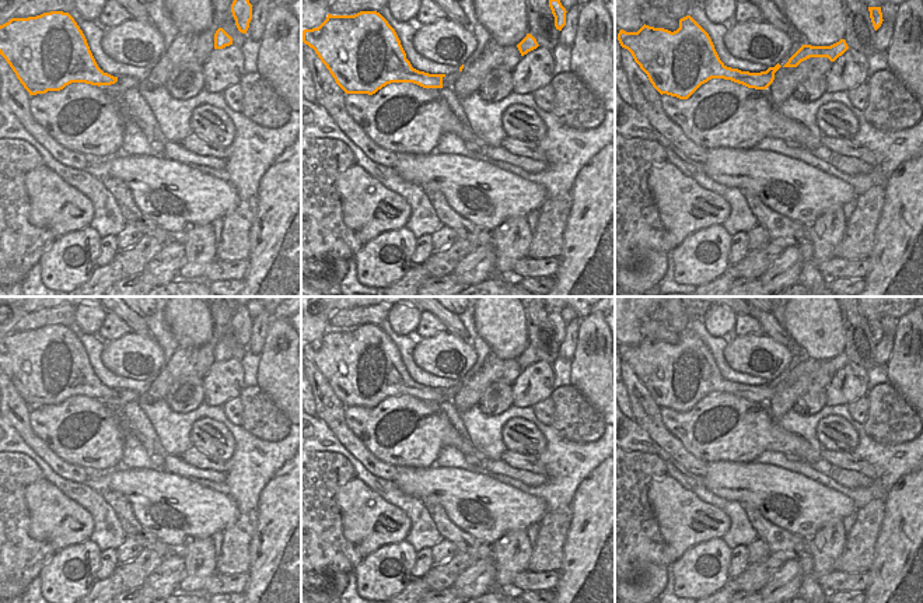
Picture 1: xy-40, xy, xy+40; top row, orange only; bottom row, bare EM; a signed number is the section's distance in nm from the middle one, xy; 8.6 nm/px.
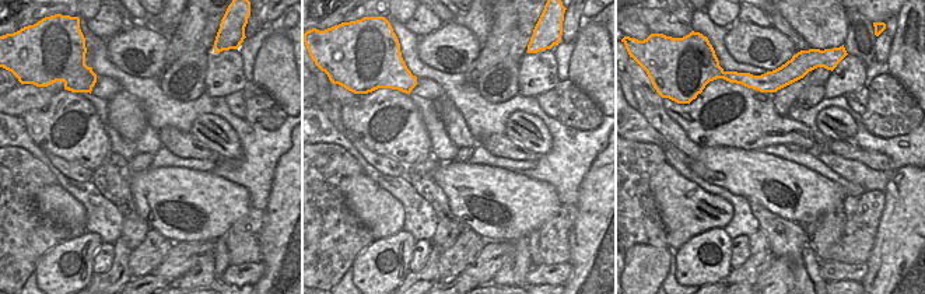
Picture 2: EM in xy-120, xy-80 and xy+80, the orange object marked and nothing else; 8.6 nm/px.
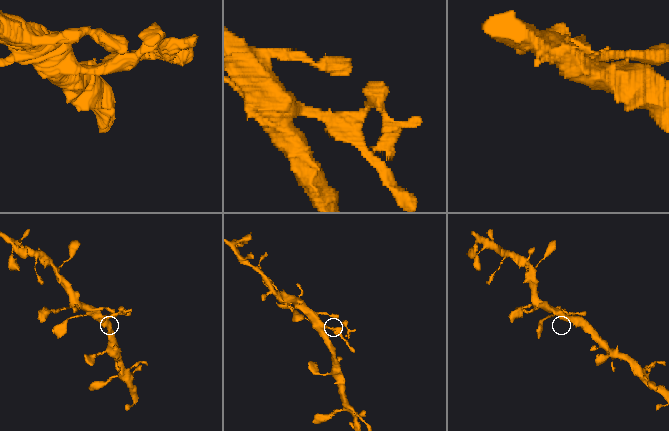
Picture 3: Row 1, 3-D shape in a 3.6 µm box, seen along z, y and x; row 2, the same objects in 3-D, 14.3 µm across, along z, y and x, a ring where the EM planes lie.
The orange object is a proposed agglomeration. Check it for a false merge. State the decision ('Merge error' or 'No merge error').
Merge error.

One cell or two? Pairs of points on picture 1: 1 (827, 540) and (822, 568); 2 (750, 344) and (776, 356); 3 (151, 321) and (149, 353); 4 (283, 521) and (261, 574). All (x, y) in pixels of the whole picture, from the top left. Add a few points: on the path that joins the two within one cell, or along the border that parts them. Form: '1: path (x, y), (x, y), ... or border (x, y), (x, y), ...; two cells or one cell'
1: path (825, 547), (824, 561); one cell
2: path (757, 346), (769, 350); one cell
3: border (149, 333), (161, 349), (164, 364); two cells
4: path (283, 533), (283, 546), (271, 561); one cell

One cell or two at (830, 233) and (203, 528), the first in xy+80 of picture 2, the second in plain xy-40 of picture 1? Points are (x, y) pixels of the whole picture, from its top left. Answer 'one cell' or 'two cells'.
two cells

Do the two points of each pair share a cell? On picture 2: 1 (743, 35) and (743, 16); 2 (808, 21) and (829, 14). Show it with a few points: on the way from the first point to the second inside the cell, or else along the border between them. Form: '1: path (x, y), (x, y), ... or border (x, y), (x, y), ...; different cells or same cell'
1: border (738, 18), (770, 27); different cells
2: path (813, 16), (823, 14); same cell

